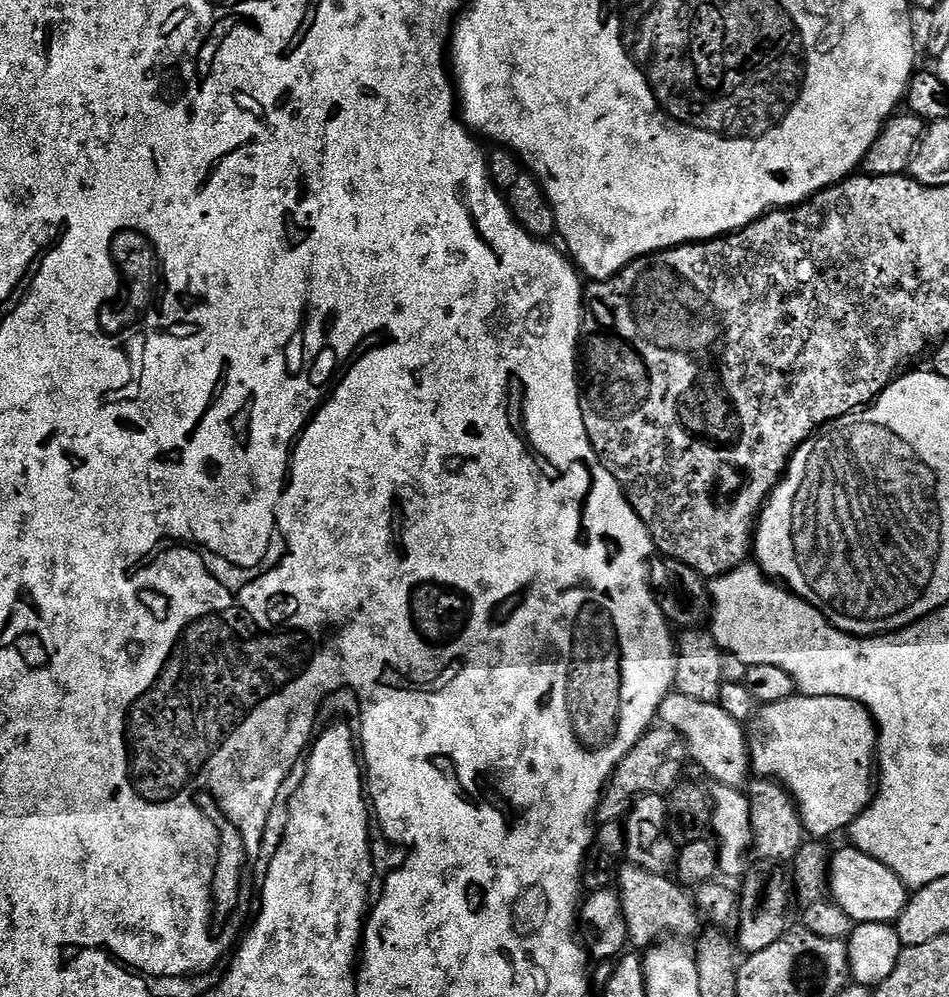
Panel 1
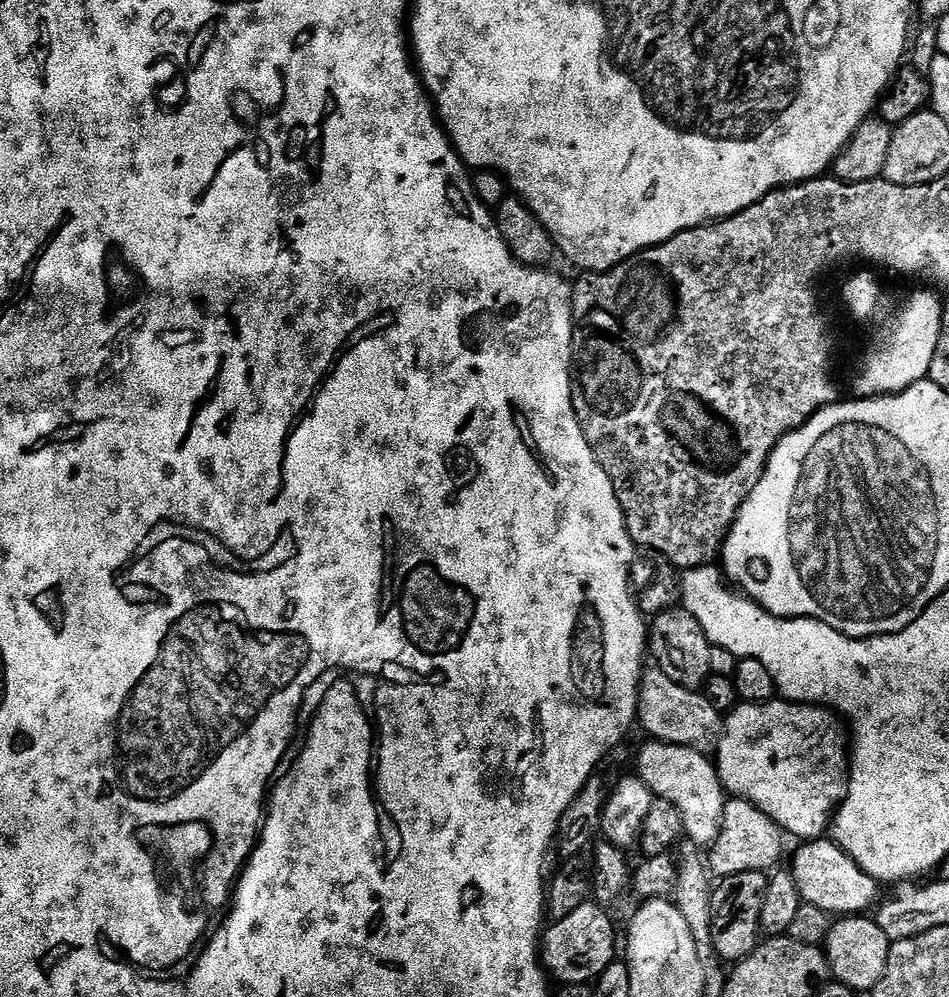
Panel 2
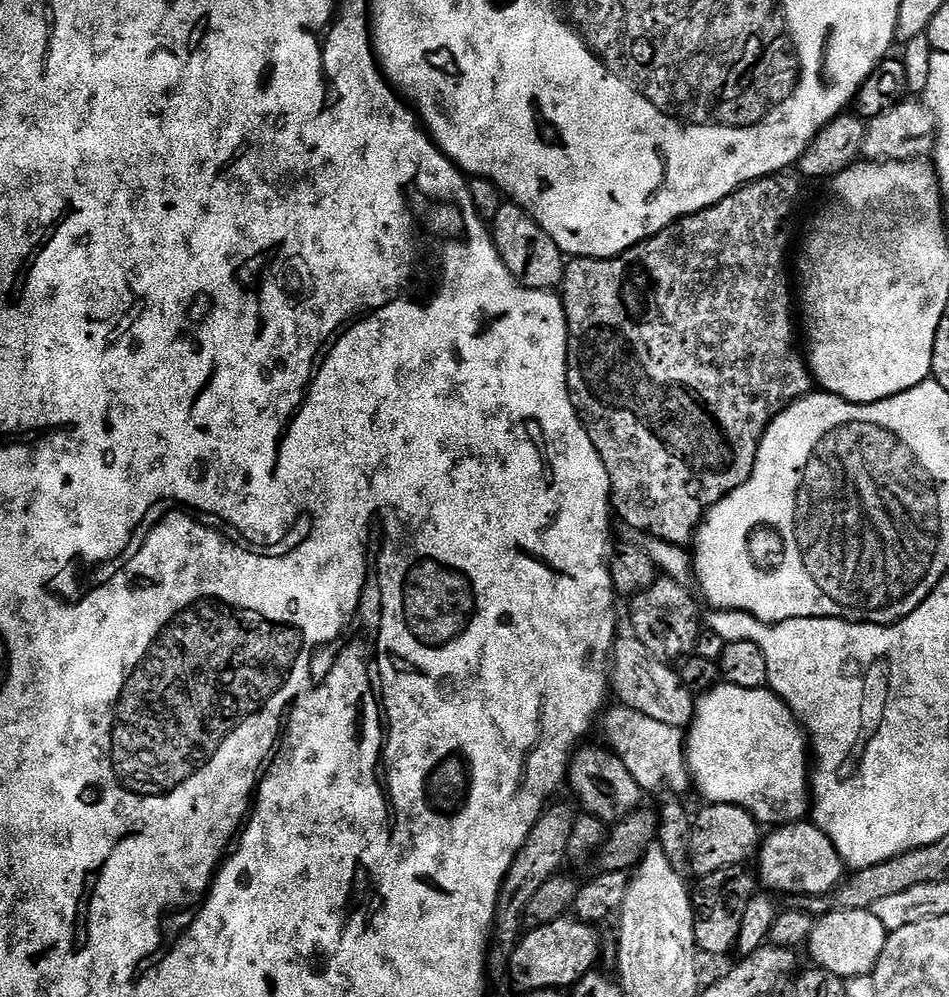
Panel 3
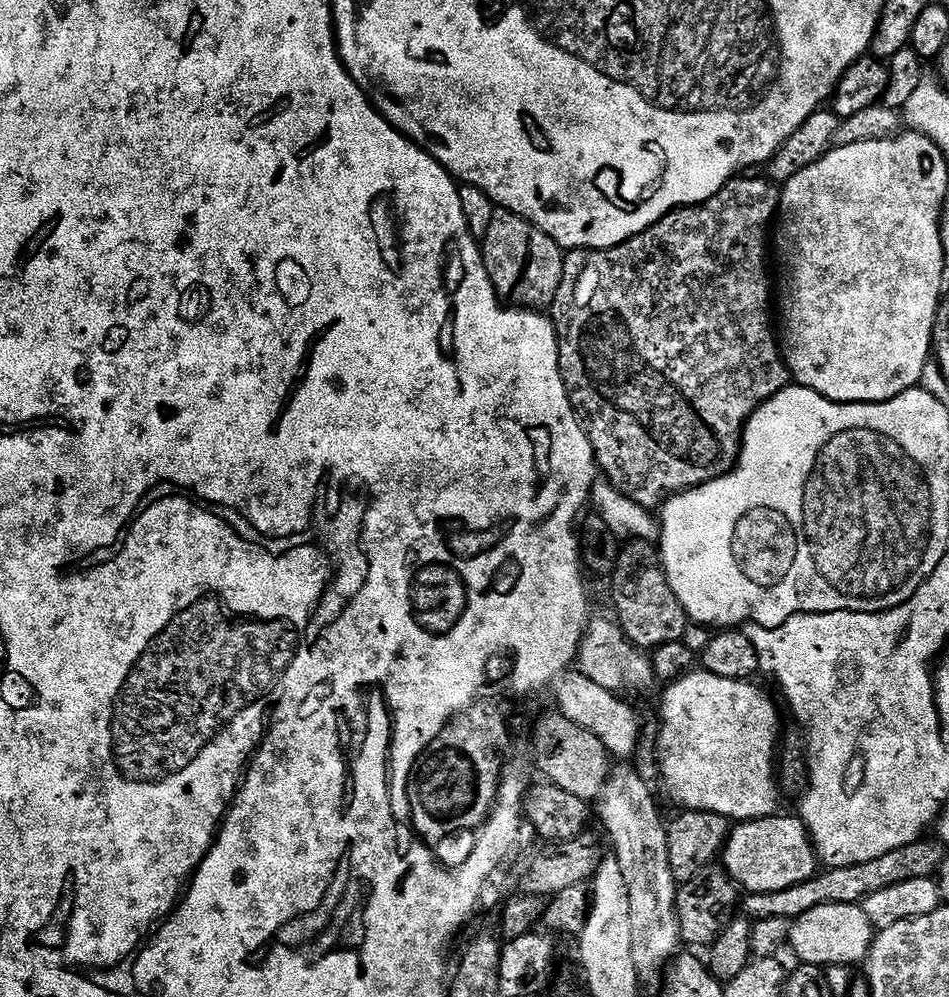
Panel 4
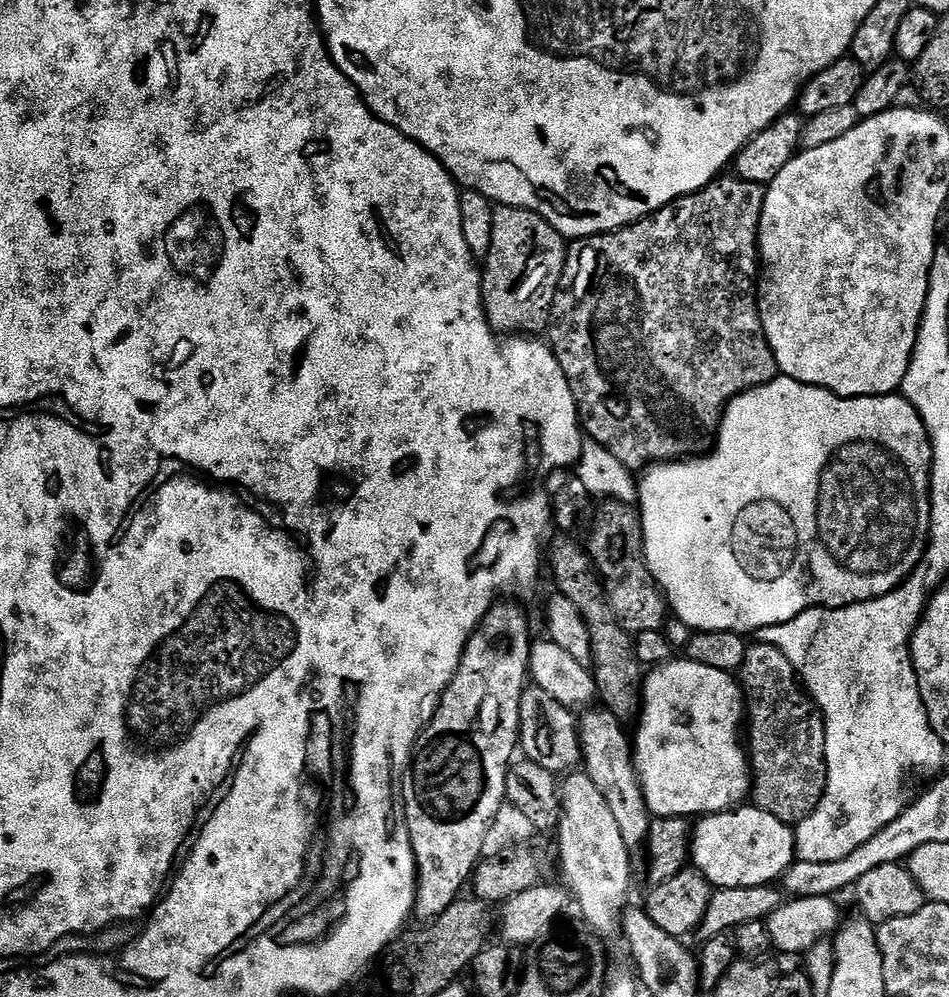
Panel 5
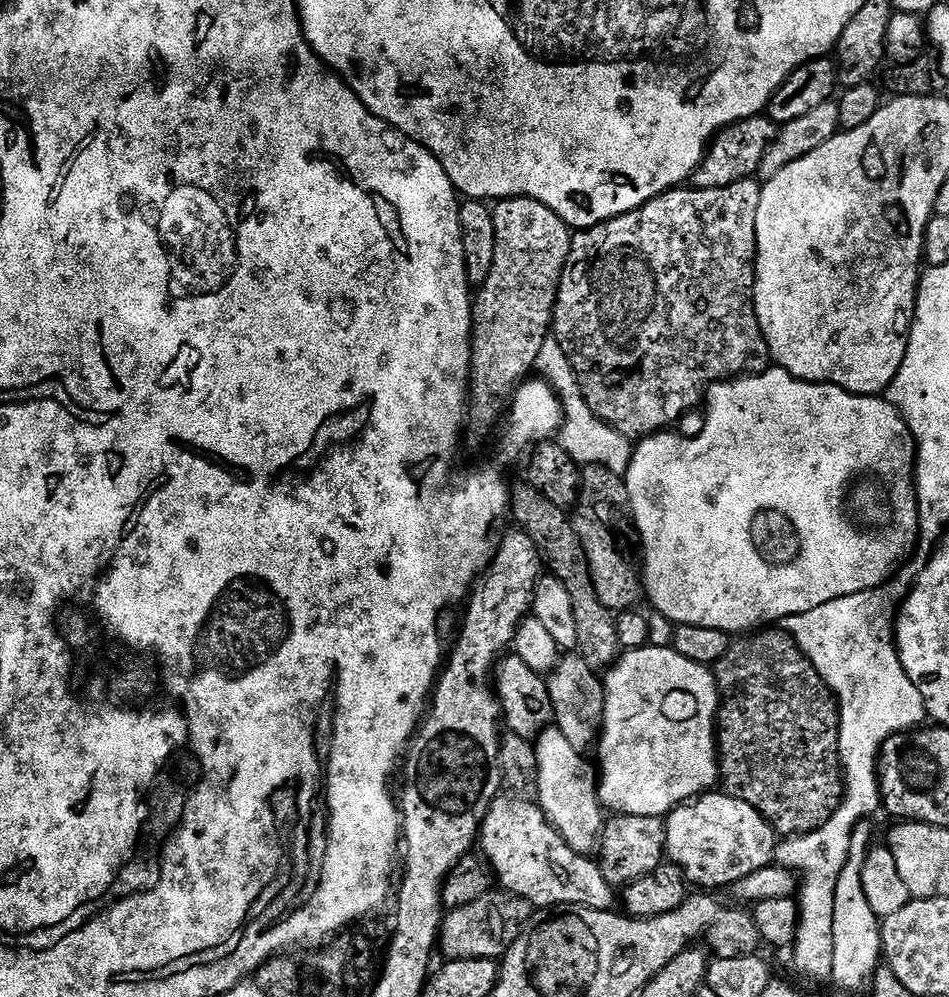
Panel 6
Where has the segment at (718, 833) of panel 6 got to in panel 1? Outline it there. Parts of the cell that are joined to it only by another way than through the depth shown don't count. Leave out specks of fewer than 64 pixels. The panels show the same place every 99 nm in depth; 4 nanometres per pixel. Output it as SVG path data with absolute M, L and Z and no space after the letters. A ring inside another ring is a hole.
M847 846L841 852L833 851L828 865L828 892L833 904L846 910L853 925L882 923L891 925L902 914L908 904L909 889L896 874L882 862L860 852L854 846Z

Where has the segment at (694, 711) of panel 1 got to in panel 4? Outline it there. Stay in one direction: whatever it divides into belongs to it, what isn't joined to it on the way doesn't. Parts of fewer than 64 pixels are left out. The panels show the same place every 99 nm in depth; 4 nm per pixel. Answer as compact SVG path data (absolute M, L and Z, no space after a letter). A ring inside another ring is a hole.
M600 616L591 621L584 632L584 641L578 649L578 668L598 686L617 694L632 692L648 692L658 684L657 676L652 669L651 659L637 648L624 629L615 619L607 620Z

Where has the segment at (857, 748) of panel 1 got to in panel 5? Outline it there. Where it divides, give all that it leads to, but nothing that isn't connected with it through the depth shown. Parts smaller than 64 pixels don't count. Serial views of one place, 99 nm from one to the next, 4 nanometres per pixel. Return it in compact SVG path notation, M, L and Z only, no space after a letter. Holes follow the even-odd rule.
M673 658L666 664L653 667L643 677L642 711L638 716L640 725L636 728L636 736L634 734L634 755L636 772L644 790L645 804L653 817L679 816L681 818L699 818L701 816L710 816L714 812L727 812L729 808L743 805L749 799L754 787L754 776L750 771L749 753L742 743L742 725L745 720L746 701L744 693L737 677L733 673L714 670L710 666L702 666L698 662L687 658L681 658L681 660Z

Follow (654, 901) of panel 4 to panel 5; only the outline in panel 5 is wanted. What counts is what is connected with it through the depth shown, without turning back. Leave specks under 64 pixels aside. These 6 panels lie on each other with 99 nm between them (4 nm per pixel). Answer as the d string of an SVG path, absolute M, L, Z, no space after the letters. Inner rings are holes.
M605 708L582 716L579 723L580 749L584 771L602 793L614 818L617 819L622 840L630 850L643 847L647 841L651 812L645 804L644 790L636 772L634 748L624 732L625 727Z

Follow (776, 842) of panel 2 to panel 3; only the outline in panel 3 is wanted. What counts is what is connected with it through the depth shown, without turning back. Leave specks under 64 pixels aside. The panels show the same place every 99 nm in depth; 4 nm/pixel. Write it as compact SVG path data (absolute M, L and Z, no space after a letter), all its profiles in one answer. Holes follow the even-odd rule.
M709 803L700 813L695 813L692 826L692 845L689 848L691 875L703 878L723 868L747 865L748 859L757 855L762 843L762 825L745 808L733 804Z

